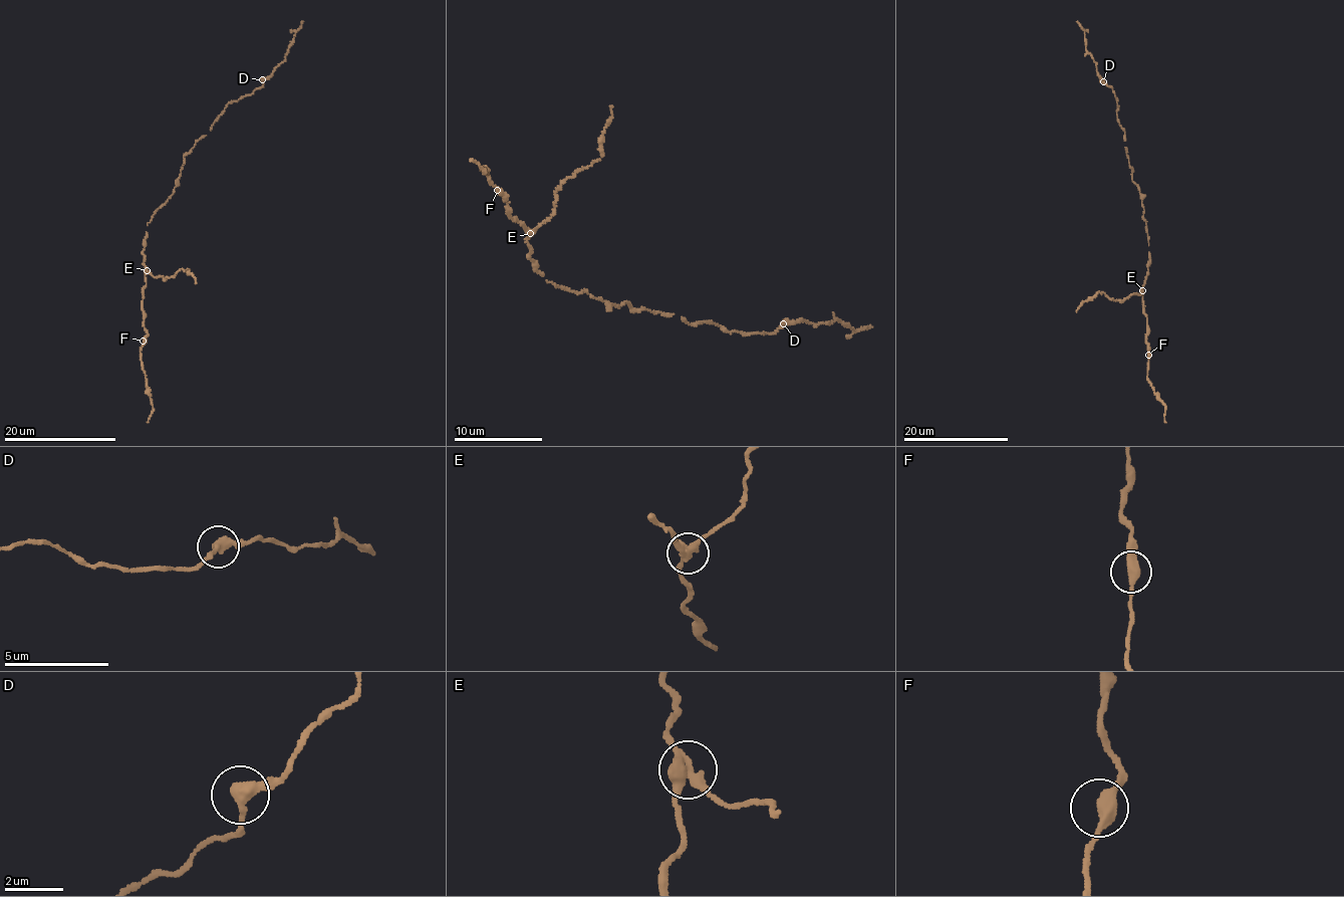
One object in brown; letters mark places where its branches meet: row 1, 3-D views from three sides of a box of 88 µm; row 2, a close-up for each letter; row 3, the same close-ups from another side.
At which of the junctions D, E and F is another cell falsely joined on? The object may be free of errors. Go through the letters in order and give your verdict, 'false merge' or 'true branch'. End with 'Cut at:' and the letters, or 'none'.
D: true branch
E: false merge
F: true branch
Cut at: E

